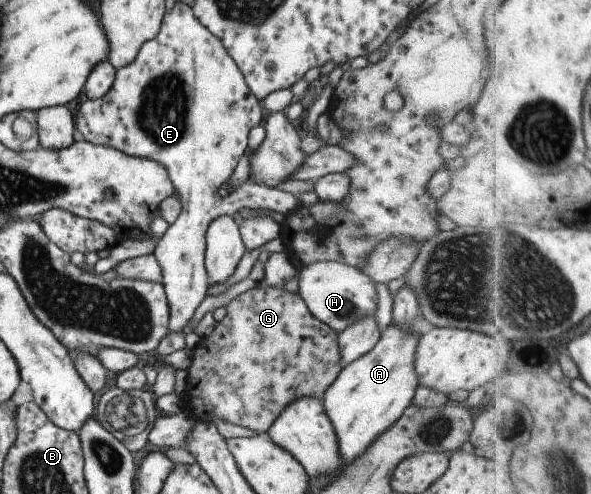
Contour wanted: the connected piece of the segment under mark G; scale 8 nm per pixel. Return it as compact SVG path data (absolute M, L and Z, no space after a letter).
M262 282L232 299L225 309L224 319L218 322L210 335L203 336L198 342L187 369L187 389L180 398L182 409L193 420L214 423L214 418L222 421L234 419L234 424L238 424L238 417L246 417L246 423L252 421L254 427L260 423L259 433L266 434L270 425L280 419L284 407L292 401L300 397L324 399L328 387L332 387L345 368L340 359L339 334L316 319L298 293Z

